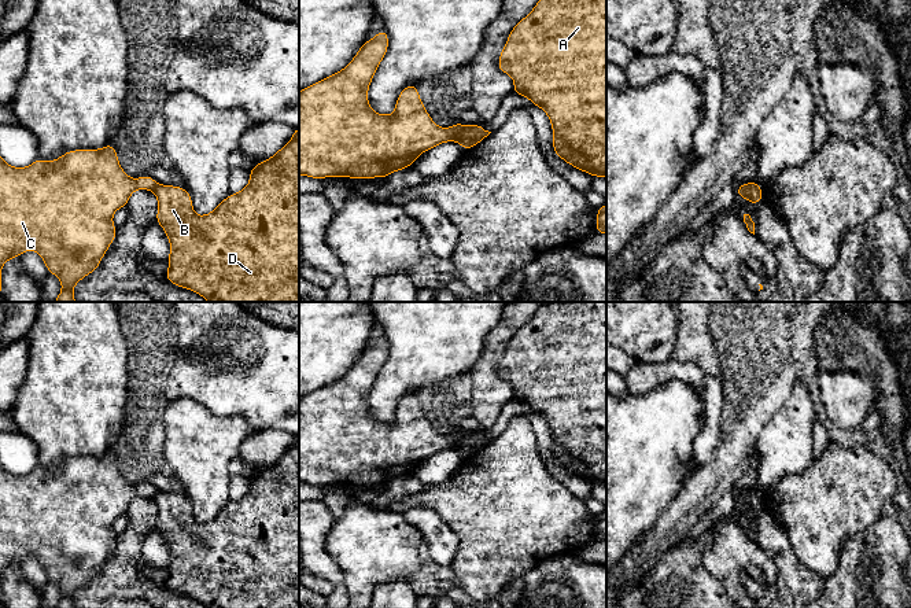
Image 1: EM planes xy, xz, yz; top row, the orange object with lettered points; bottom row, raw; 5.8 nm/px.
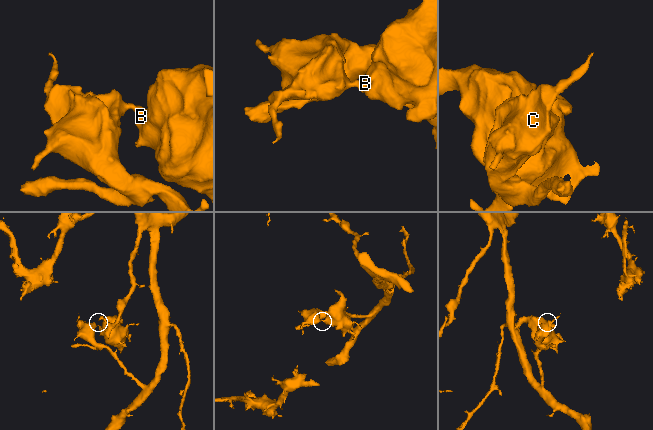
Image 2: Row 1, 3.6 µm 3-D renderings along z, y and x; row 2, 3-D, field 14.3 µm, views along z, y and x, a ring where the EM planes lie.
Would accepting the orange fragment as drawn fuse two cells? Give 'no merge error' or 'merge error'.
merge error

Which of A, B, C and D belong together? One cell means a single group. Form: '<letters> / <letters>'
A B D / C

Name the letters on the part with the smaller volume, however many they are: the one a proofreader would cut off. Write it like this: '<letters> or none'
A, B, D

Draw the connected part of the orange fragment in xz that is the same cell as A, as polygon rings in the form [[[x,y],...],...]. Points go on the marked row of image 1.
[[[539,0],[510,30],[498,58],[498,70],[513,78],[514,93],[528,97],[547,114],[553,129],[553,150],[558,158],[593,177],[606,177],[606,0]]]

